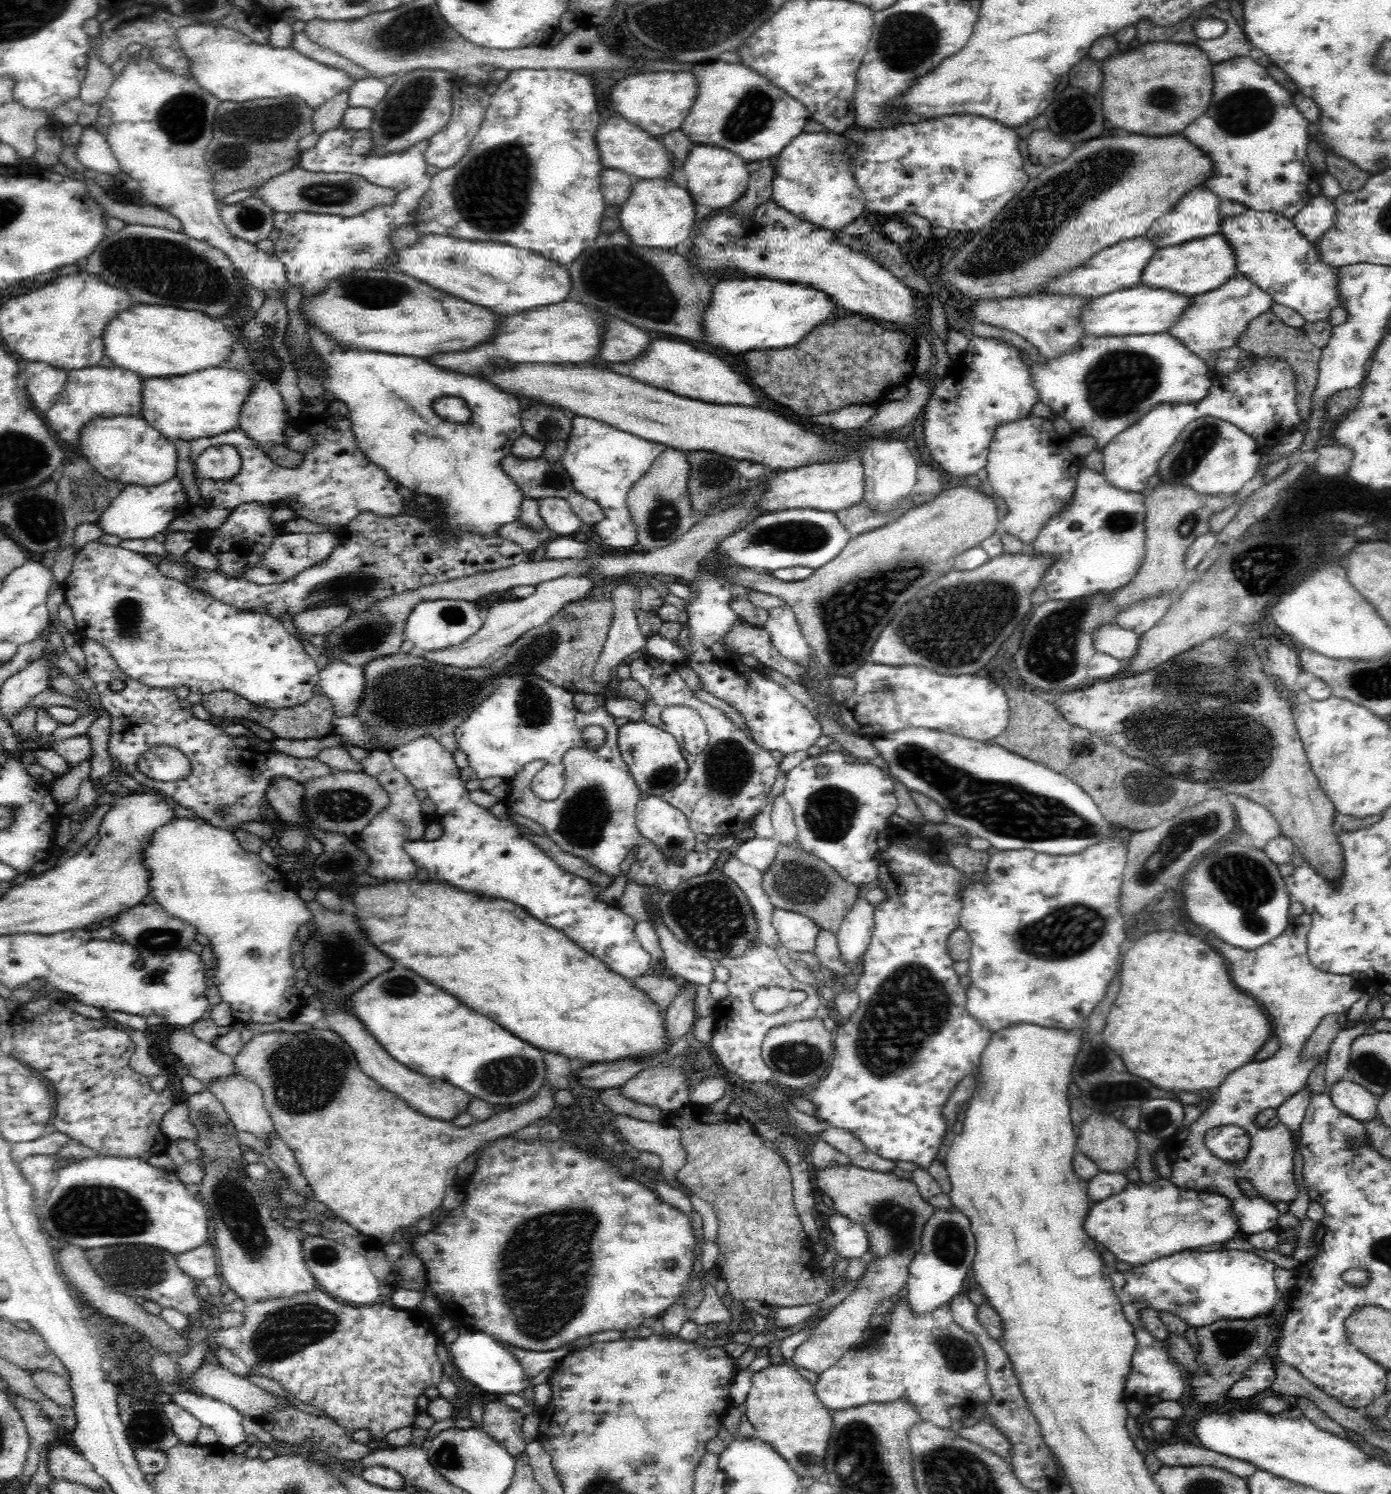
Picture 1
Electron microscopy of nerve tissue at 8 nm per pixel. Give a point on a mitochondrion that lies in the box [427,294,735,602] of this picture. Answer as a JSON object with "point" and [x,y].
{"point":[663,520]}

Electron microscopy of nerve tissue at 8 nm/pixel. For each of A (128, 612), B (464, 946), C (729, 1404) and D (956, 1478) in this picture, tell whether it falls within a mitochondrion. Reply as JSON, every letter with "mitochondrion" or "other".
{"A":"mitochondrion","B":"other","C":"other","D":"mitochondrion"}

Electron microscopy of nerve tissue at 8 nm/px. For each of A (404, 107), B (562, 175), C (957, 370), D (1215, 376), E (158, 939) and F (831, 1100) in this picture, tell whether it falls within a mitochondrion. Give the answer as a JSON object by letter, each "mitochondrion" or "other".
{"A":"mitochondrion","B":"other","C":"other","D":"other","E":"mitochondrion","F":"other"}

